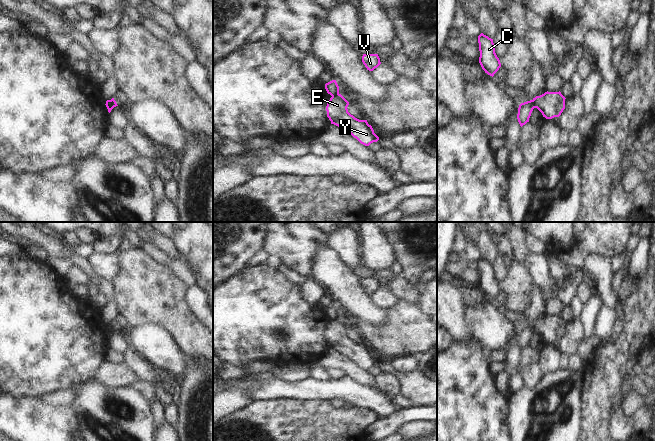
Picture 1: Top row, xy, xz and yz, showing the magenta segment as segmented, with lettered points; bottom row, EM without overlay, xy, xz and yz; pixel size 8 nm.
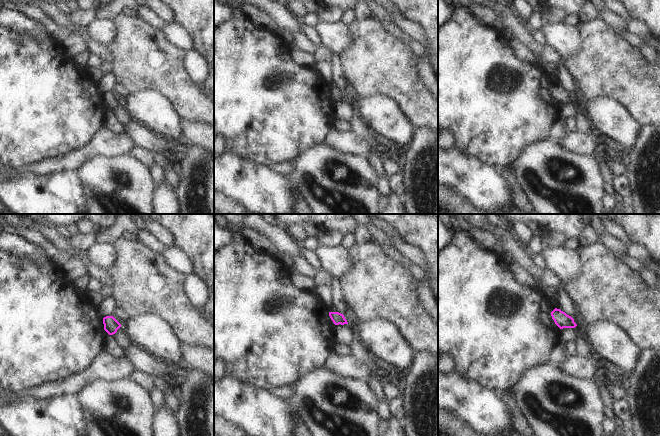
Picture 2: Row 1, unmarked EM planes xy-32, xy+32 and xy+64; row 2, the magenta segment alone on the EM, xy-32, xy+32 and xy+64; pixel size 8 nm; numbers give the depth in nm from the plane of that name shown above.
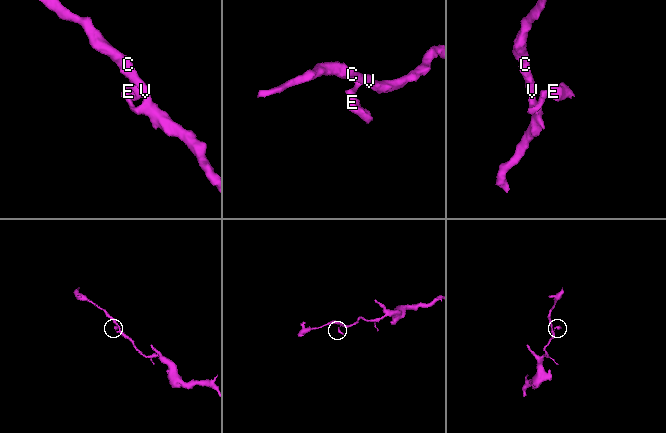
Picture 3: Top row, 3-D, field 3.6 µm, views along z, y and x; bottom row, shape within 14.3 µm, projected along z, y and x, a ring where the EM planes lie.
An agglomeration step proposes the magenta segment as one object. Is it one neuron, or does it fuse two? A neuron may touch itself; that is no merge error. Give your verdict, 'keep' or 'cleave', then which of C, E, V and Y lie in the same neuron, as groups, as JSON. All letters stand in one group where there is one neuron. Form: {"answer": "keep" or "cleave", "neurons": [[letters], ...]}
{"answer": "cleave", "neurons": [["C", "V"], ["E", "Y"]]}

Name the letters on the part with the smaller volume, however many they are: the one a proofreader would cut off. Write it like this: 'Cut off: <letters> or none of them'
Cut off: E, Y.

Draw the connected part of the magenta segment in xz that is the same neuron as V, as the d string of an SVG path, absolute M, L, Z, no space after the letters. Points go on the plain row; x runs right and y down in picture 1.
M363 278L362 286L369 295L373 295L381 288L378 278Z

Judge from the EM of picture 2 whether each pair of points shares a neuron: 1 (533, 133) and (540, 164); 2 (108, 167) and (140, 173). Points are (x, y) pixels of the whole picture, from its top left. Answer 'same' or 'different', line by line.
1: different
2: same

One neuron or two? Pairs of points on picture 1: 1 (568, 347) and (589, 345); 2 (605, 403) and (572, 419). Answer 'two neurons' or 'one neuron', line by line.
1: two neurons
2: two neurons

